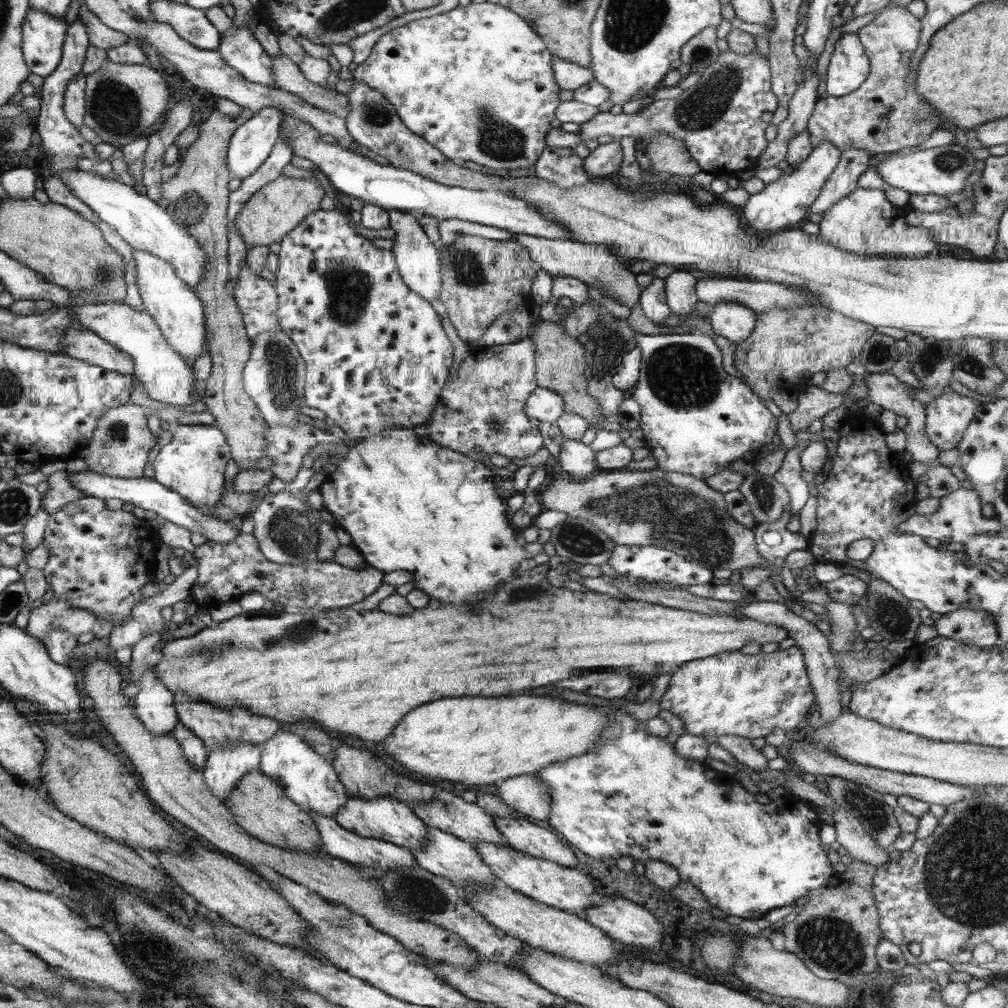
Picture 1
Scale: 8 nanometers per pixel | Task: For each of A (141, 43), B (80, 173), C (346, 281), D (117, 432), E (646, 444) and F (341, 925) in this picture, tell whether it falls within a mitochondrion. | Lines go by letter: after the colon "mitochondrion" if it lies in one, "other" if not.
A: other
B: other
C: mitochondrion
D: mitochondrion
E: other
F: mitochondrion

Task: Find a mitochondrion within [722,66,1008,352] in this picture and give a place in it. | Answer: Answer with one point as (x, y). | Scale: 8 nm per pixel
(950, 162)

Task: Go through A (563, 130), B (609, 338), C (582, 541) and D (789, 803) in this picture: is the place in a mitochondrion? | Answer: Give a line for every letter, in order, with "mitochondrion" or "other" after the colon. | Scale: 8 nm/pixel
A: other
B: mitochondrion
C: mitochondrion
D: other

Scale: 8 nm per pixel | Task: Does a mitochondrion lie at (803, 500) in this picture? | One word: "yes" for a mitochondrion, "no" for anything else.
no

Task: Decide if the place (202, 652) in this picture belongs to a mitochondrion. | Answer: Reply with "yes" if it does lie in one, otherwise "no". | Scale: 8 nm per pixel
yes

